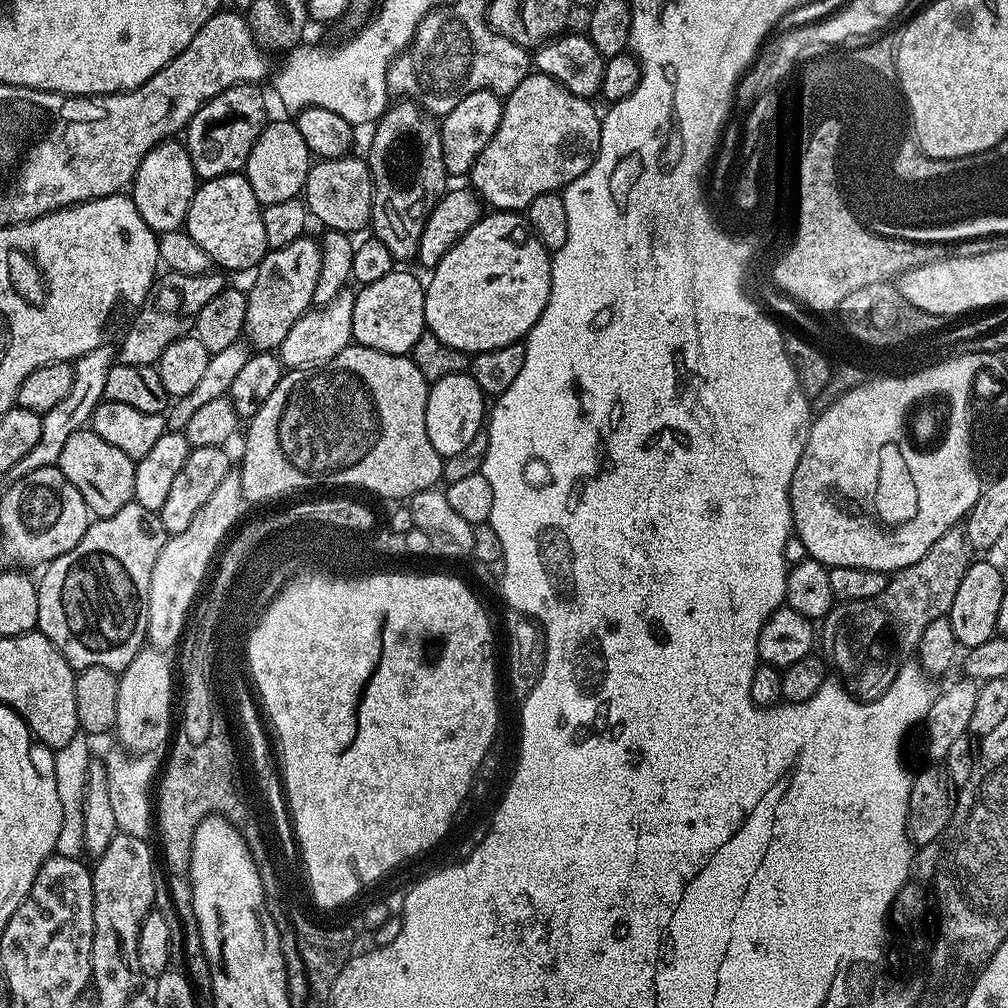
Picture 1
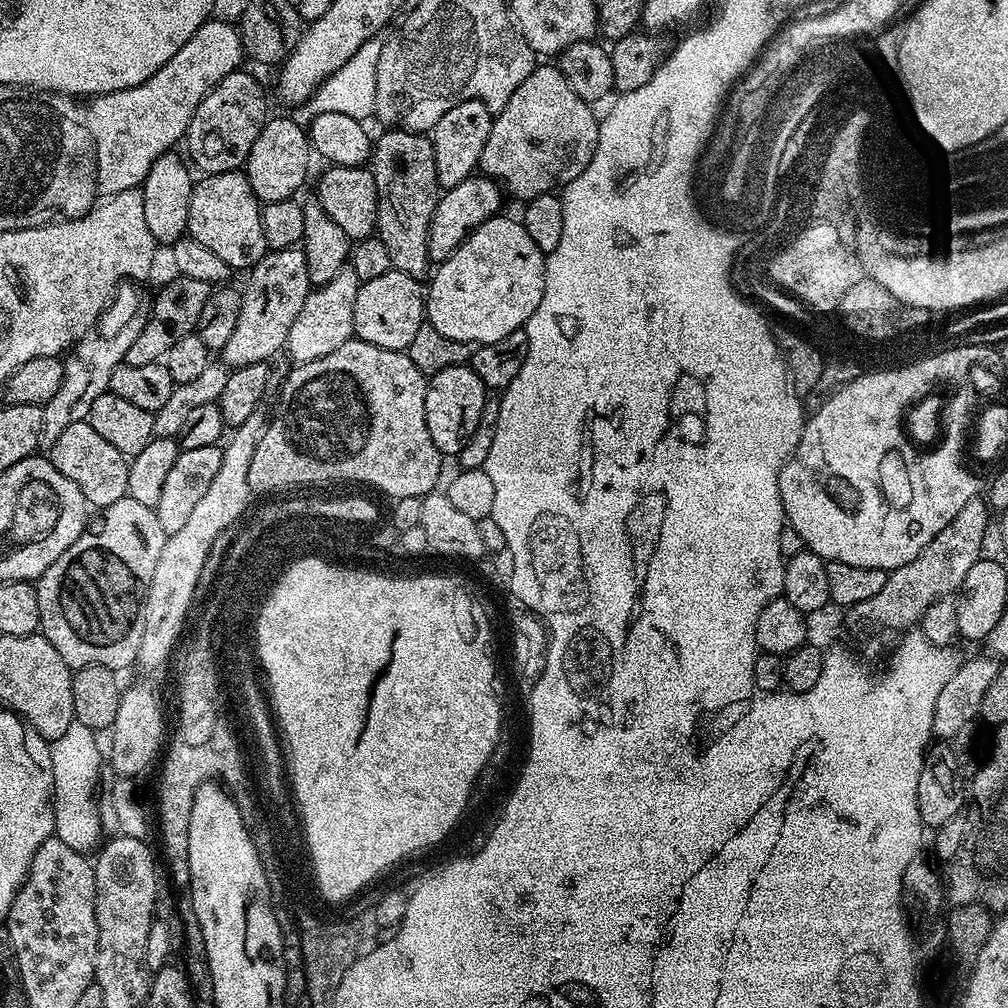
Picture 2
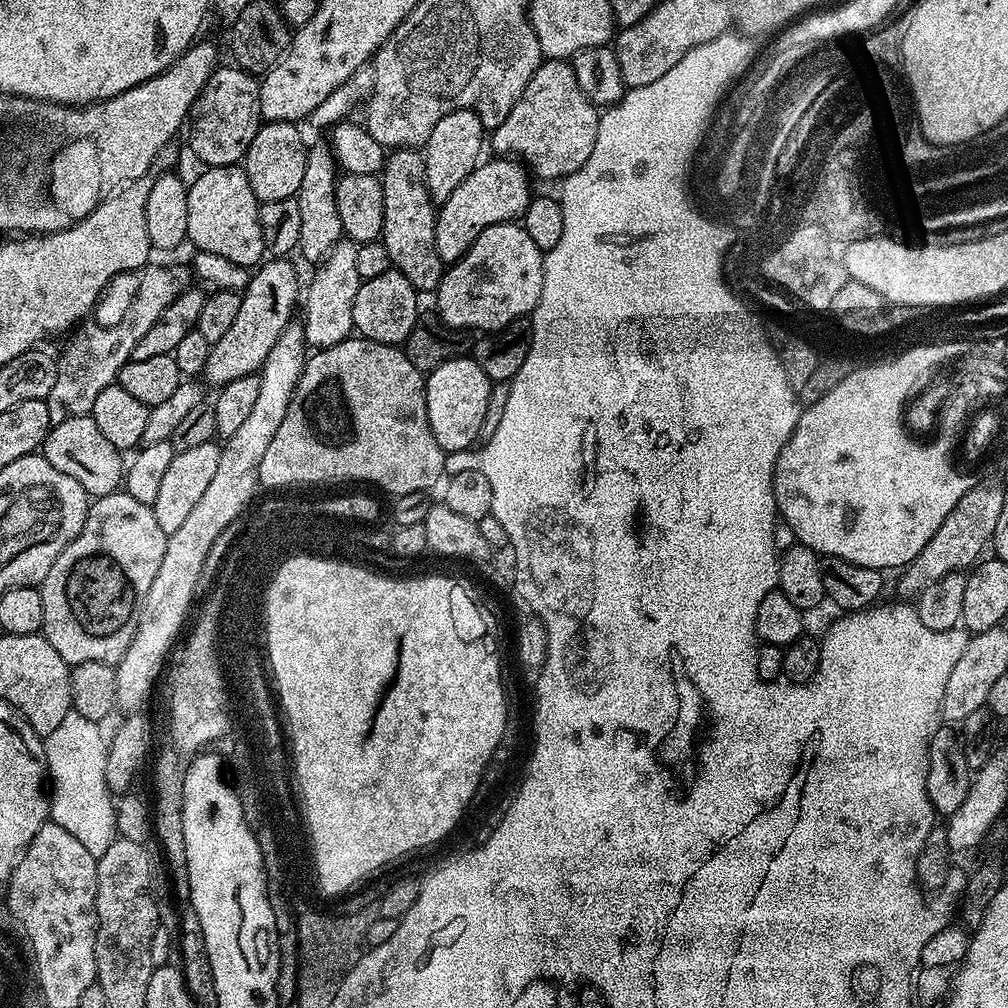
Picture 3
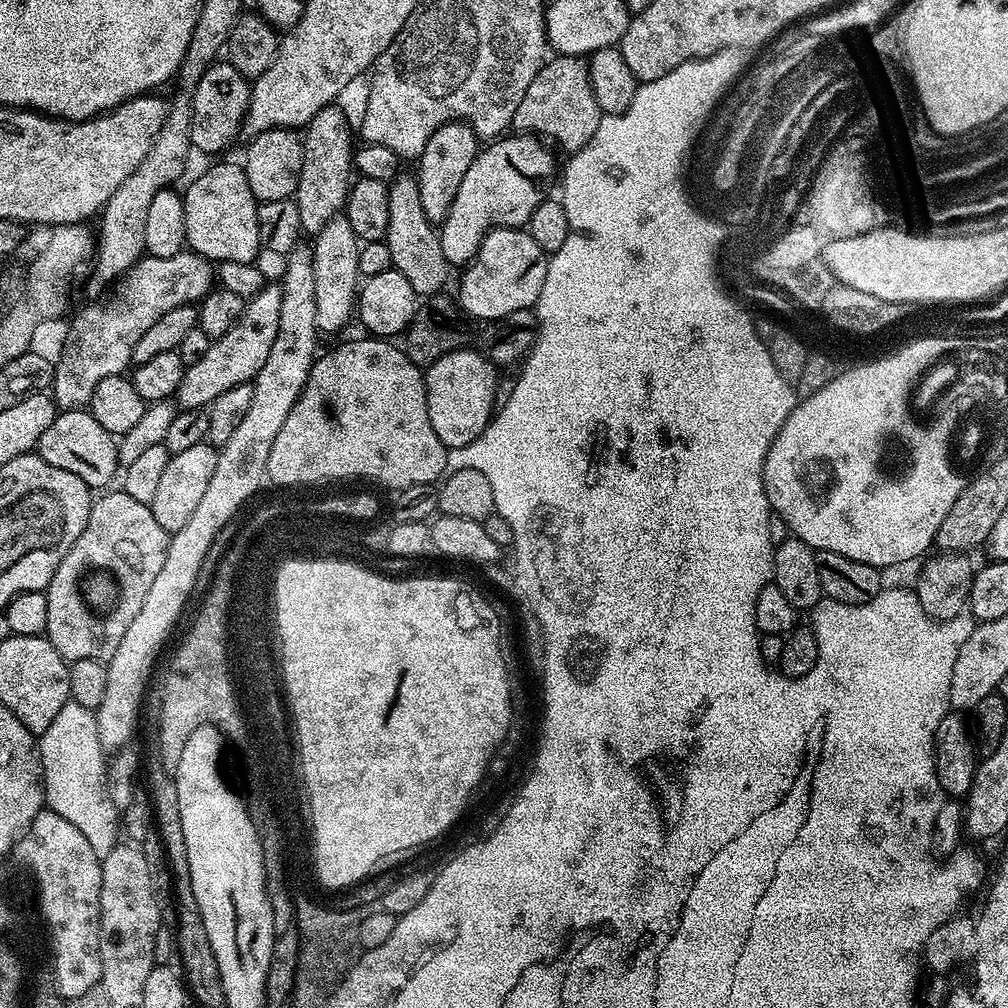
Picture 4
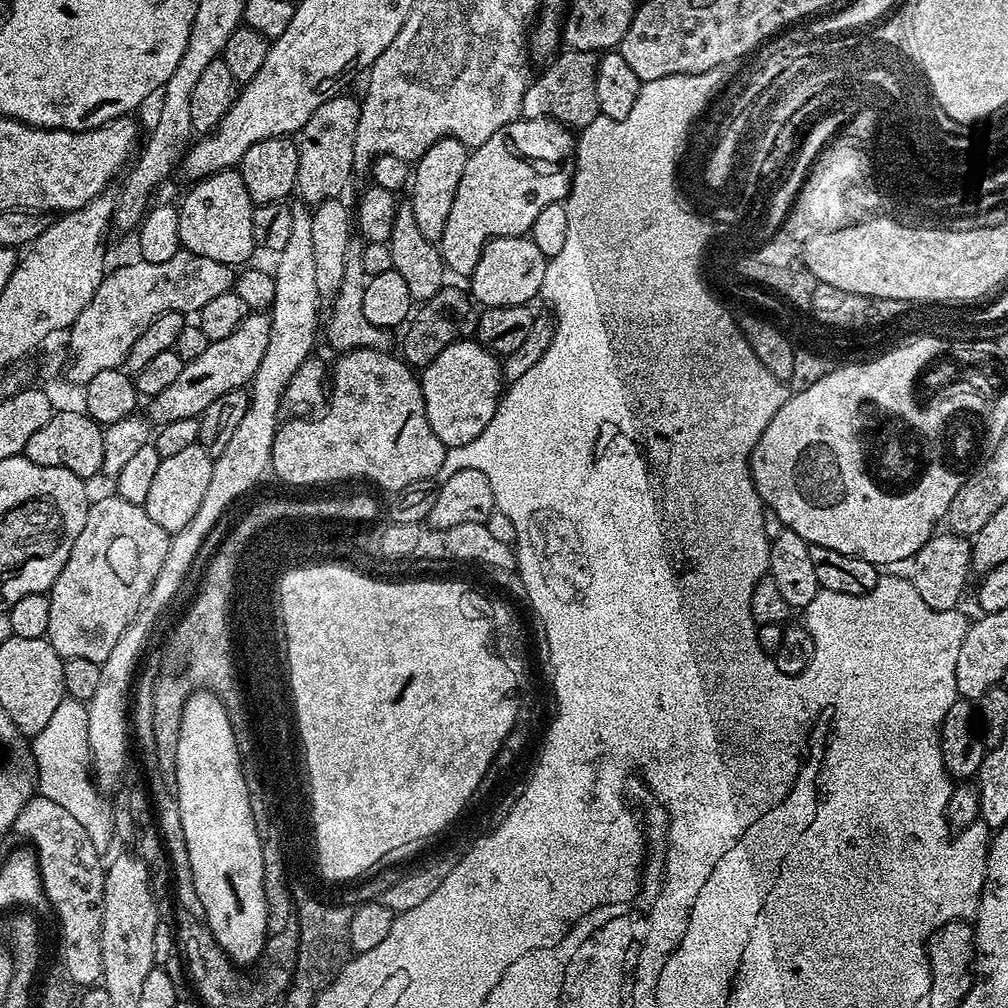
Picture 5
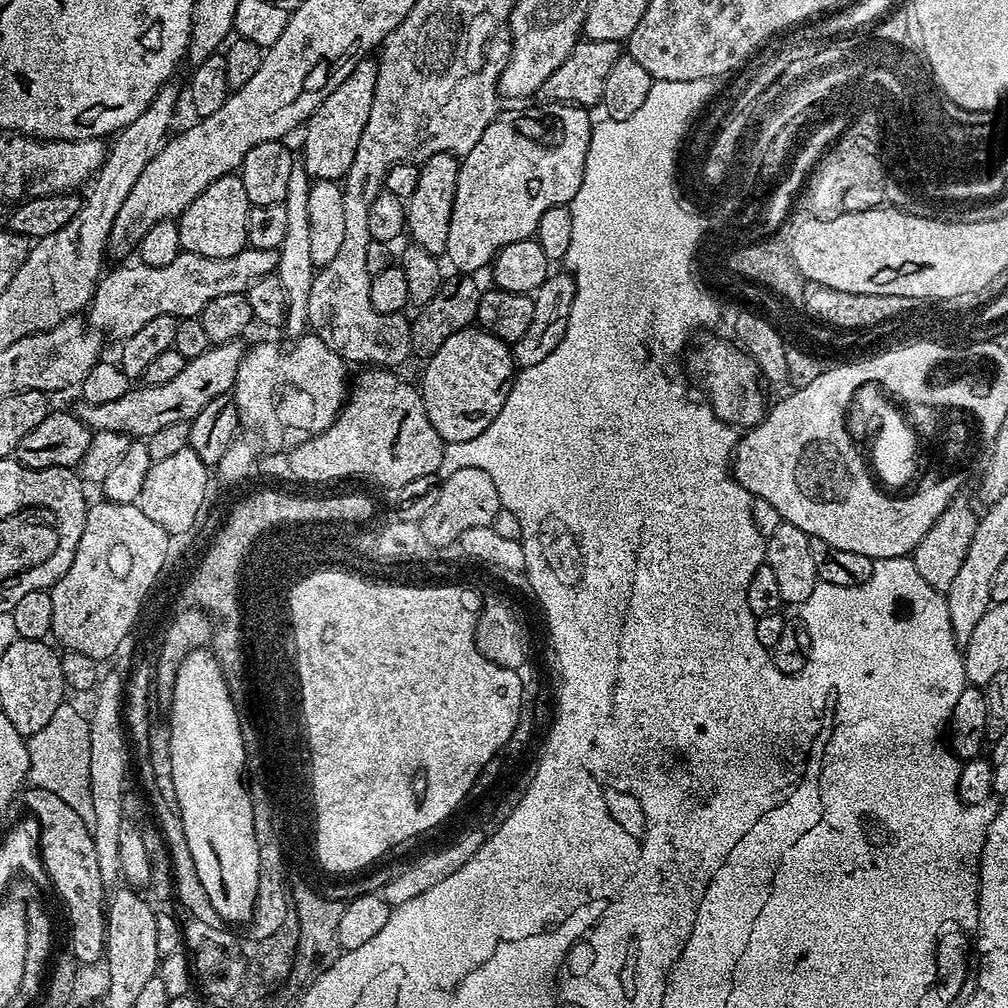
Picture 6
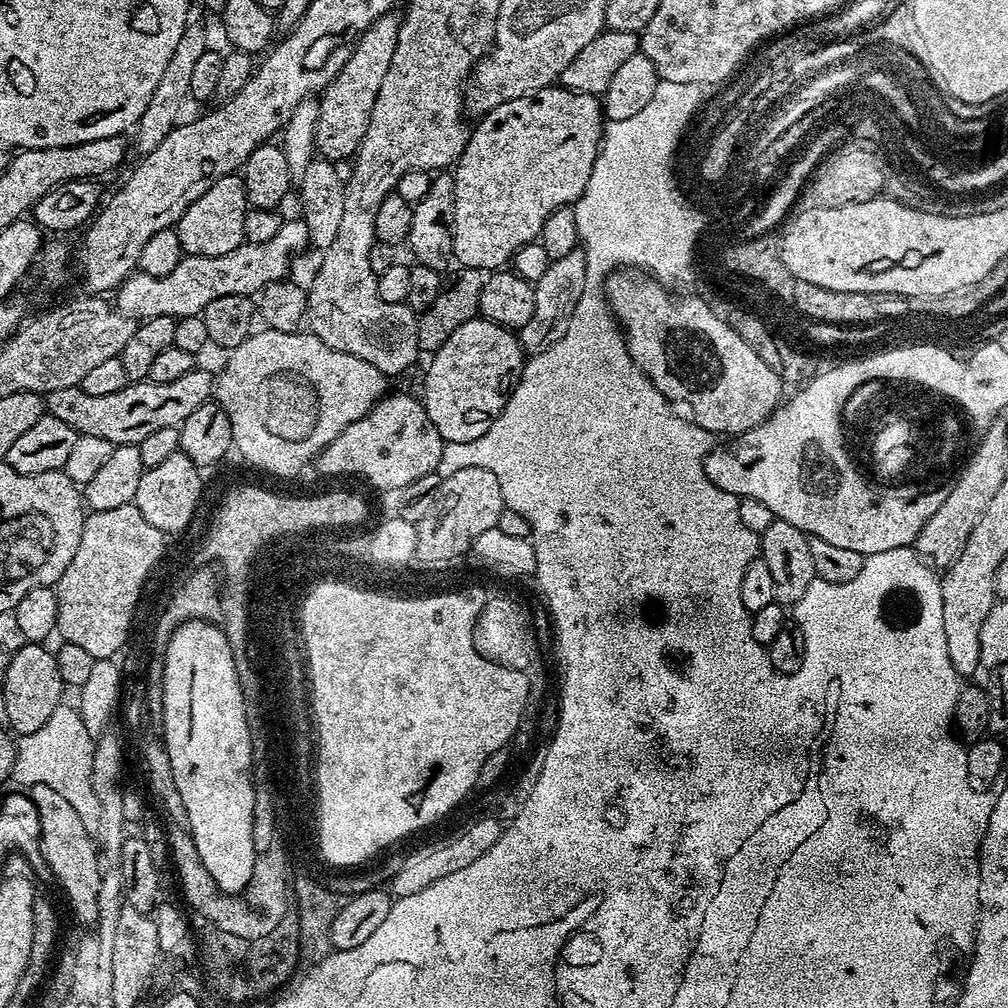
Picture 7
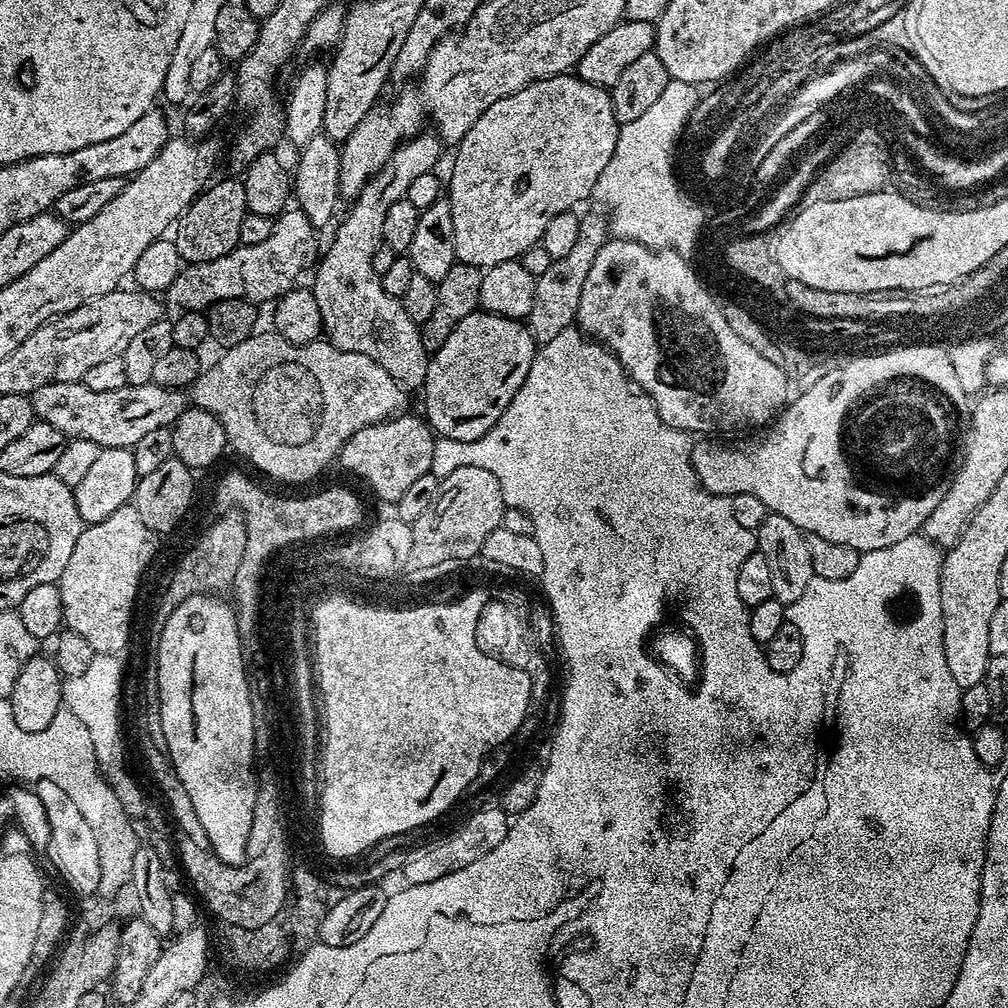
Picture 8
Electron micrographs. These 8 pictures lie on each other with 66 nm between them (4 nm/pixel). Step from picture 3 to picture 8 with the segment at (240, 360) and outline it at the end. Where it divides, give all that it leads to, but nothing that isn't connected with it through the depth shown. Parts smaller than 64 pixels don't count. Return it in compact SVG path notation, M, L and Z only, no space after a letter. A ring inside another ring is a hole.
M50 382L34 390L30 399L37 420L62 430L68 440L94 442L100 449L132 449L147 432L175 424L186 407L186 396L181 389L163 388L153 383L95 392L83 382Z

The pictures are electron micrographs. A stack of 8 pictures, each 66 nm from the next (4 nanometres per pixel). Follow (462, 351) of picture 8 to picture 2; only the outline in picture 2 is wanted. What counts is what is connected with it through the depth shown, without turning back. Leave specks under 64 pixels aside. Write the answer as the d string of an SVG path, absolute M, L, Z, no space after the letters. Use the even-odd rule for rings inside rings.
M468 364L446 366L446 370L438 370L427 377L427 382L426 426L430 430L430 438L434 438L434 446L438 446L445 457L456 458L474 434L474 428L482 415L486 399L484 383Z

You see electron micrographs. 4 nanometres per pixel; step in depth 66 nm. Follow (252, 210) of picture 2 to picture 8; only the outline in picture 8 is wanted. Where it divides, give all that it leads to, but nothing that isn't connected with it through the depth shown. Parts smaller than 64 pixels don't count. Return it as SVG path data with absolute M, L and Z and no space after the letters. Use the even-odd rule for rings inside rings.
M239 179L218 180L209 183L175 225L174 239L178 254L188 264L201 264L214 258L222 258L240 244L238 230L242 227L242 218L249 212L246 206L246 190Z

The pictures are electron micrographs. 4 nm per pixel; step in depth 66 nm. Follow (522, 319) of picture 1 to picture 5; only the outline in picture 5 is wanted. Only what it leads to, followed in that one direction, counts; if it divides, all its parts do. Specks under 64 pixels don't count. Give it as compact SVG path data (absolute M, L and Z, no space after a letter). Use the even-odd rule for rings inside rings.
M527 235L498 236L485 246L482 258L478 258L478 266L474 266L470 277L470 295L477 305L484 308L531 305L532 299L535 301L540 295L548 262L549 257L544 256Z

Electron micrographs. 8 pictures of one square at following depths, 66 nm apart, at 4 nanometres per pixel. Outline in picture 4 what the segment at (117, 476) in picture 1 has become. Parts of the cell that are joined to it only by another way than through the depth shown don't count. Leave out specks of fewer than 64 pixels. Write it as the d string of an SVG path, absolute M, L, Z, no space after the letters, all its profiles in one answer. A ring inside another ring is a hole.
M83 407L57 411L54 422L38 438L35 451L50 466L58 466L58 470L70 470L70 474L78 474L82 482L86 482L93 490L103 489L118 476L118 440L102 430L98 418L94 418L91 411ZM117 468L117 472L116 472ZM101 487L101 488L100 488ZM100 488L100 489L99 489Z

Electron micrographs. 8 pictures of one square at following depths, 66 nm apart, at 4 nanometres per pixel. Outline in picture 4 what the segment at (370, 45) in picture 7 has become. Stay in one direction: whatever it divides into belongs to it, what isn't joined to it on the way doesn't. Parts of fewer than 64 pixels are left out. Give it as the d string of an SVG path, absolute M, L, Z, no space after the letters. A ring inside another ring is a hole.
M336 106L318 110L318 114L314 114L303 129L302 143L302 174L298 174L294 199L298 206L298 218L302 218L301 233L315 234L326 226L326 222L330 222L330 218L341 215L348 203L348 189L354 176L354 143L347 118Z

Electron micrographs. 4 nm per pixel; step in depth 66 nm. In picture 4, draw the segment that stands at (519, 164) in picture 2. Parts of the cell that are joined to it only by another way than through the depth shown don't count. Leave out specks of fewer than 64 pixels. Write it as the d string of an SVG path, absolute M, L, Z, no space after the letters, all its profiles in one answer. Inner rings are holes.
M556 54L534 74L534 82L530 82L522 102L518 102L512 128L520 134L549 136L558 147L565 148L565 153L571 154L586 147L594 130L598 130L601 115L588 78L587 63L578 56Z

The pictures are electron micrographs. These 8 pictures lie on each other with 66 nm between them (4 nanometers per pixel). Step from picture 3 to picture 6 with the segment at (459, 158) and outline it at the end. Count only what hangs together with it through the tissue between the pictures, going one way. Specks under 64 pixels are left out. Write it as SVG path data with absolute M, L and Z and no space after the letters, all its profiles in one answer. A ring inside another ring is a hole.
M451 152L436 154L429 160L423 161L419 165L418 186L414 194L407 197L406 200L406 232L410 237L411 243L417 248L426 250L431 256L440 258L447 253L448 239L450 238L450 220L454 210L454 194L458 186L458 170L460 169L460 160L453 156Z

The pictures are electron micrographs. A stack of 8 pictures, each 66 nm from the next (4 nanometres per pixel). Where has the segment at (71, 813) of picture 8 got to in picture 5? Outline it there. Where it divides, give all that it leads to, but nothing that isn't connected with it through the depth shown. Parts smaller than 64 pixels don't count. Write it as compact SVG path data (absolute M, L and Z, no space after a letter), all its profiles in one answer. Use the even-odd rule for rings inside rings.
M33 794L24 803L24 808L16 819L15 835L27 842L36 853L40 867L41 880L45 894L52 905L55 919L60 919L60 956L64 959L62 971L73 985L92 986L102 977L102 910L104 909L104 873L105 865L100 865L102 854L94 850L94 842L90 842L90 834L78 823L71 814L58 802L50 802L50 798Z

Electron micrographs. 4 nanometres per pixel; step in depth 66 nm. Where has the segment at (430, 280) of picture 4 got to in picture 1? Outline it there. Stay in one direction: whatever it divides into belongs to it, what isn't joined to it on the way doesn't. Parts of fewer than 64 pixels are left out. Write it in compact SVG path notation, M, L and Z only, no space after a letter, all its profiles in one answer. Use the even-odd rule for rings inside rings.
M400 98L387 105L372 130L372 145L366 151L372 175L370 232L386 246L394 261L411 261L426 218L450 184L442 162L440 126L437 117L425 112L419 104Z

